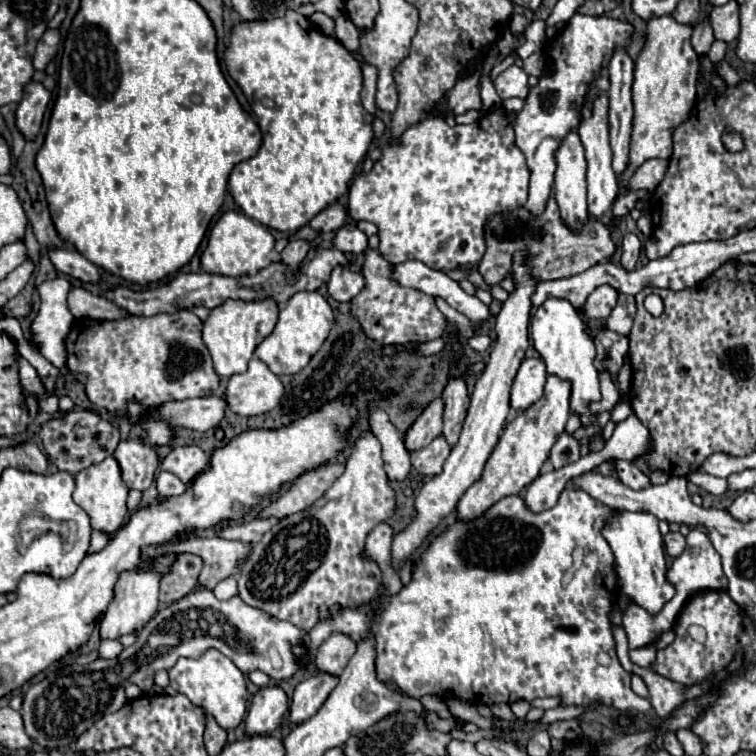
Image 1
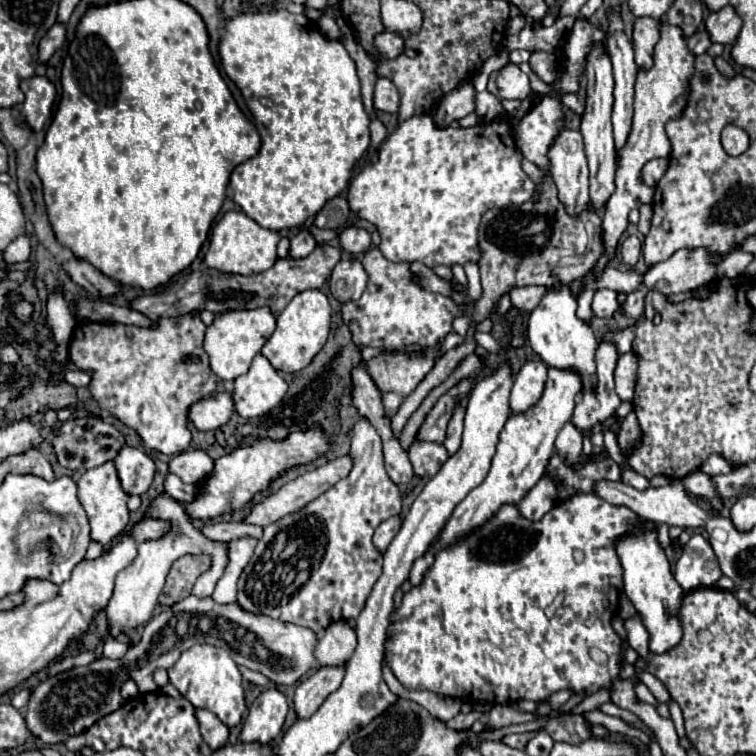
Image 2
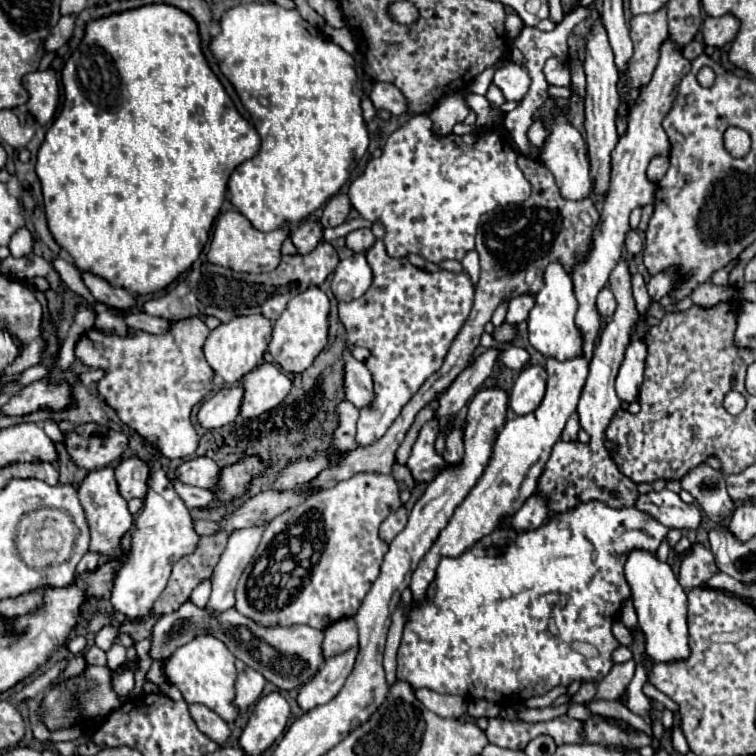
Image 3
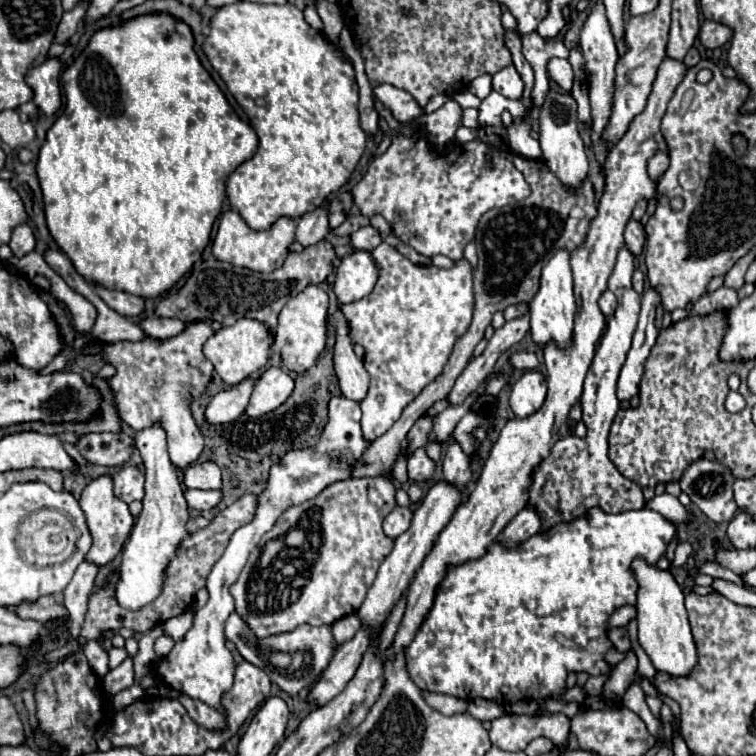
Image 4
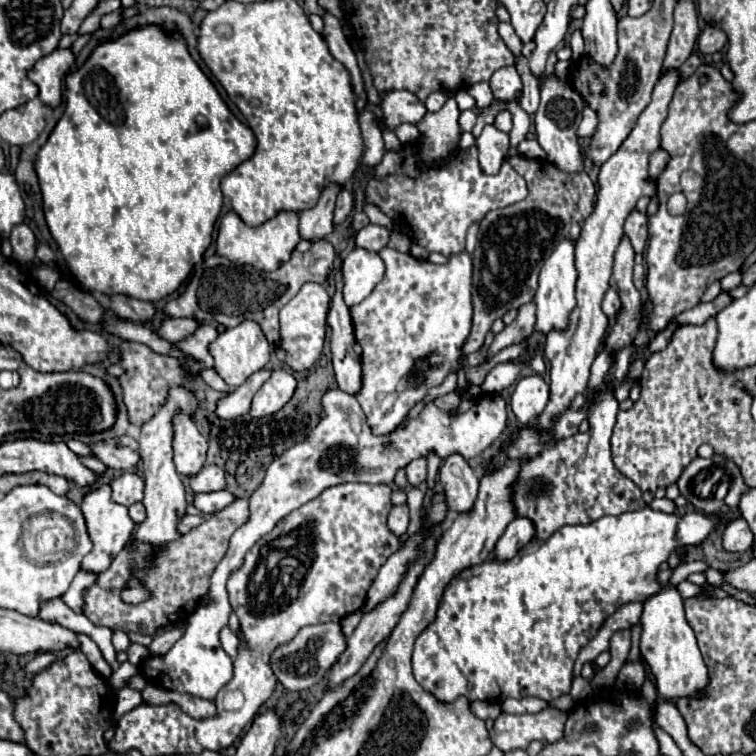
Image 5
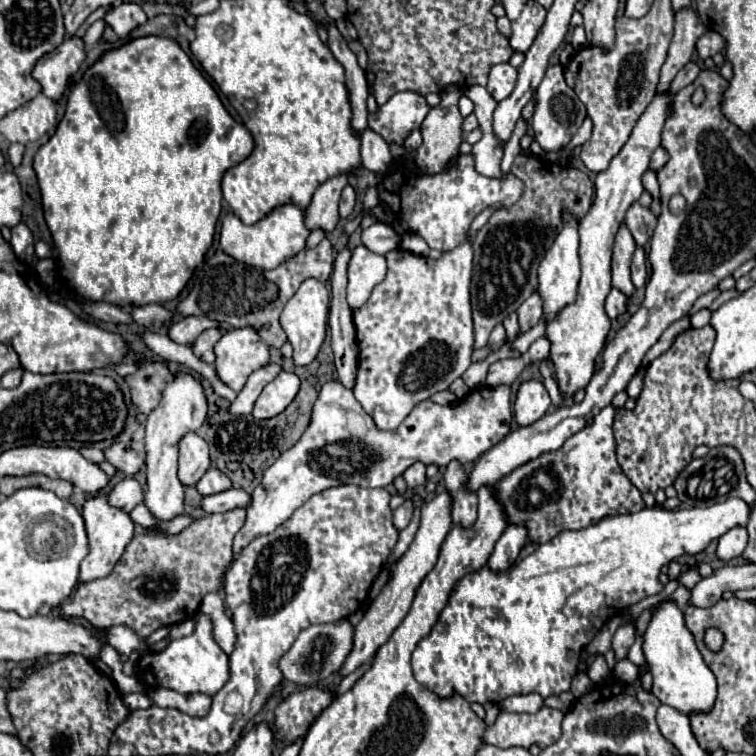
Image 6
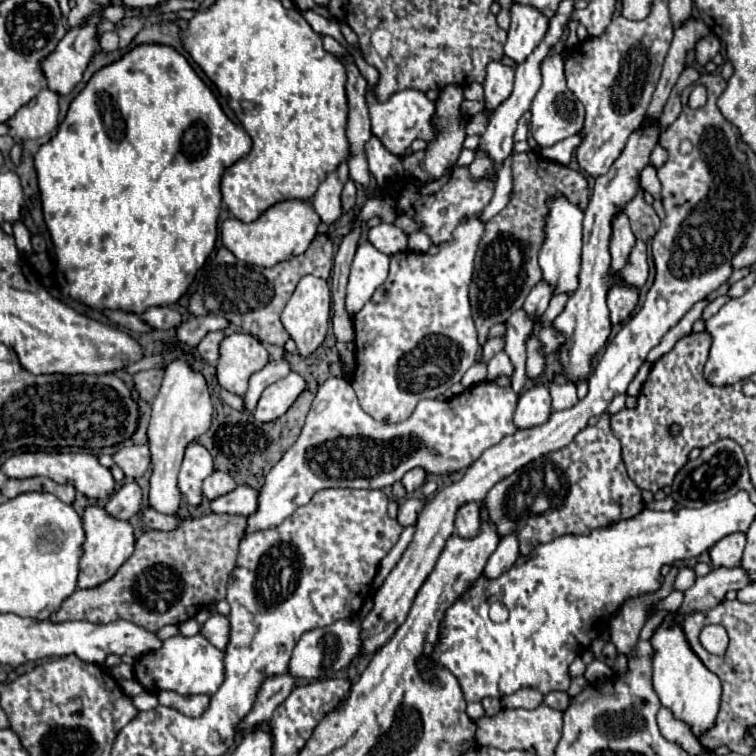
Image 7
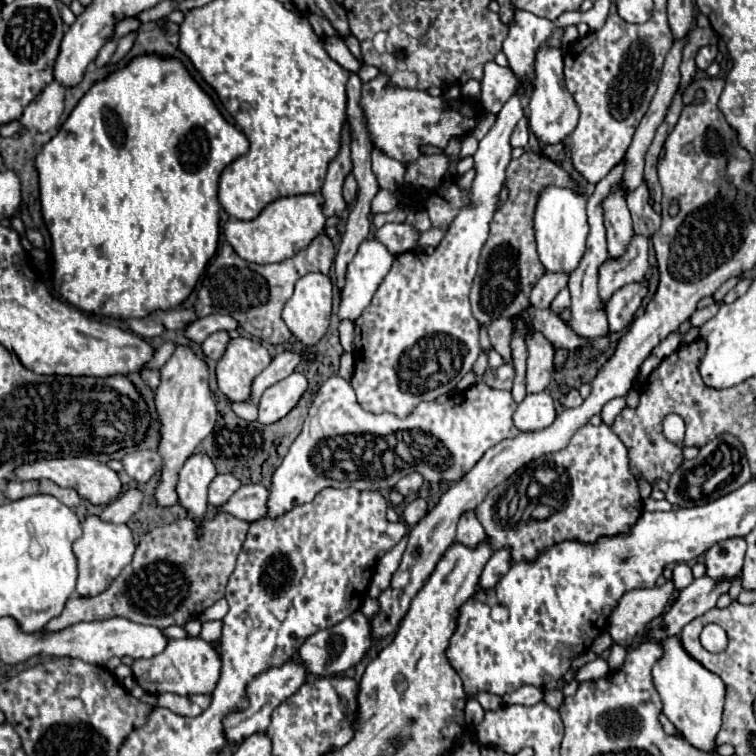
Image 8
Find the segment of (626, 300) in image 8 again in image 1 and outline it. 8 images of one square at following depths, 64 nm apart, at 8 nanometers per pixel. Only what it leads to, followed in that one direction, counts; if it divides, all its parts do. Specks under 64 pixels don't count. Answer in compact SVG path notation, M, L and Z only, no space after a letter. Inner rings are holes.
M602 284L586 298L584 314L594 320L606 320L612 308L616 306L616 300L618 300L618 292L612 286Z

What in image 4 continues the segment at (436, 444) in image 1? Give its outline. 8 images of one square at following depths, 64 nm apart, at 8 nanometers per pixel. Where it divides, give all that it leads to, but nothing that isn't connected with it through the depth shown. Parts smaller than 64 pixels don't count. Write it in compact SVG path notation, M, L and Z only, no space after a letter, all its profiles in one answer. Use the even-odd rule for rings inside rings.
M468 398L468 402L462 404L462 406L454 406L454 408L448 408L444 412L436 414L436 418L432 420L434 426L432 426L432 432L430 432L430 440L448 438L452 434L452 430L456 428L456 424L460 422L460 418L470 410L470 406L472 406L472 398ZM426 446L416 448L410 458L408 458L408 478L410 482L426 482L428 478L432 478L436 470L436 462L432 458L428 458L426 454Z

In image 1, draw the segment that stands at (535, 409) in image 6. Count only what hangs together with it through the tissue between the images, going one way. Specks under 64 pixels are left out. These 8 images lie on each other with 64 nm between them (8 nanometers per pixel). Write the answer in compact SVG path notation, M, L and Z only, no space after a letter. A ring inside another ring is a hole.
M524 358L512 386L512 396L510 396L512 408L514 410L530 408L542 396L544 384L546 384L544 362L538 358Z

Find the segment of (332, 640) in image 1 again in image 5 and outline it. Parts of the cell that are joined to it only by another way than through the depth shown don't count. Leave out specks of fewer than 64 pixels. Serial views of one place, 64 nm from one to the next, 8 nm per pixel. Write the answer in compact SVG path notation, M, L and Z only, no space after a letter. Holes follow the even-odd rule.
M358 610L358 612L348 614L346 618L342 618L342 620L340 620L340 628L342 628L342 634L344 634L346 638L354 632L354 628L356 628L356 626L358 626L358 622L360 622L360 618L362 618L362 612Z

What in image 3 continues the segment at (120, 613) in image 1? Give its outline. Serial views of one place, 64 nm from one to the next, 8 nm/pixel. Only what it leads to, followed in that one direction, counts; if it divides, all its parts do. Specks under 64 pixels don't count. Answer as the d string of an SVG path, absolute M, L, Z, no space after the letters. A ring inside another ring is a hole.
M152 458L152 476L150 476L150 490L144 500L144 508L136 518L136 534L130 544L130 556L126 558L124 566L120 568L110 604L114 612L122 612L128 618L142 618L148 614L166 586L168 572L176 558L192 554L198 548L200 536L192 526L192 518L184 502L174 494L170 486L170 478L162 470L160 462ZM206 578L202 584L199 584L191 593L190 599L196 606L206 606L208 598L210 598L210 582L212 578Z

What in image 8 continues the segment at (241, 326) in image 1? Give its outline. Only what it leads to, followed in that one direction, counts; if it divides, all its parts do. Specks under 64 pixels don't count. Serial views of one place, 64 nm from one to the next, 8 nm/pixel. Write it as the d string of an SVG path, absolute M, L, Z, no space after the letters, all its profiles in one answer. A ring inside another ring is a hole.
M232 338L224 356L218 360L216 378L220 392L232 400L242 402L250 398L250 382L270 364L268 350L252 338Z

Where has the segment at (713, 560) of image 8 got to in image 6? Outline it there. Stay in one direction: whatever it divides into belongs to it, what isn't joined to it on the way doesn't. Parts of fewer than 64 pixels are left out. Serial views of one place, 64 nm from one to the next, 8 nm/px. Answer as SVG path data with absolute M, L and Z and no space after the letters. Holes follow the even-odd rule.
M734 526L730 528L726 534L722 534L722 538L718 540L718 558L720 560L732 560L736 556L740 556L744 552L748 544L748 532L744 526Z

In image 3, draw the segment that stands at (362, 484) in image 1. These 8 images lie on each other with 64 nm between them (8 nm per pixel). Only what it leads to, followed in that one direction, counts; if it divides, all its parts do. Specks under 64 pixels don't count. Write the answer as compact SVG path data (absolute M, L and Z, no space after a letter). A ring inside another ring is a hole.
M382 240L366 252L366 260L372 268L372 286L362 298L338 306L348 342L372 352L366 368L374 378L376 398L368 408L360 410L356 424L358 446L380 440L422 382L442 366L442 358L464 326L474 302L474 286L466 272L426 272L412 266L408 258L390 258ZM358 472L350 480L338 482L336 486L310 496L302 506L280 514L262 534L260 546L266 546L266 552L270 552L266 568L260 568L260 574L256 574L256 560L260 558L256 554L240 576L236 588L236 610L264 626L306 624L318 630L324 630L340 618L352 618L372 582L378 578L380 564L386 554L388 544L378 538L378 528L382 520L400 506L400 488L390 474Z

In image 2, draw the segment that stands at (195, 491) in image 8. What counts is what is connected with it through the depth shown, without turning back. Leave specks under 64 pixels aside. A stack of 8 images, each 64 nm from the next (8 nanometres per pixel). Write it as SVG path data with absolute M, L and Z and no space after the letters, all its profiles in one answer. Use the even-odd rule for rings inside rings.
M196 312L176 318L158 318L152 326L142 328L126 324L78 322L68 344L68 356L78 370L92 374L88 384L90 394L104 410L114 414L126 426L134 428L148 448L172 456L190 448L192 436L186 422L188 406L216 390L216 374L210 370L208 354L202 348L204 330L206 326Z

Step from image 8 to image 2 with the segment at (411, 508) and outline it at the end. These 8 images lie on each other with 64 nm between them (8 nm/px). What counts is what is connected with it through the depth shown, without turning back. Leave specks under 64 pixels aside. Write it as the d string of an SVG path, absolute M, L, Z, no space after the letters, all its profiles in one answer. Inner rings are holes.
M398 516L388 518L386 522L382 522L382 524L376 528L374 536L372 536L374 548L376 548L380 554L384 554L386 548L388 548L388 544L392 542L392 538L394 538L394 534L396 534L398 530L400 530L400 518L398 518Z

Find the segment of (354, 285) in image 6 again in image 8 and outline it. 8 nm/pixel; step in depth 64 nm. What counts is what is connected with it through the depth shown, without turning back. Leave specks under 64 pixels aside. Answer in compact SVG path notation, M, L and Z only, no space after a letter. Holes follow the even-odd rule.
M364 240L348 266L346 286L342 290L340 320L354 322L362 310L370 304L376 288L388 274L394 256L376 240Z

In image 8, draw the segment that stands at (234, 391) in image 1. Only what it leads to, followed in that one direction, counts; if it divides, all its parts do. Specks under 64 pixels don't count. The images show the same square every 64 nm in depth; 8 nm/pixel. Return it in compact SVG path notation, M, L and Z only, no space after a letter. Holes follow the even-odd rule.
M292 372L288 378L270 386L260 398L258 422L272 424L284 418L296 406L296 402L306 392L306 388L308 388L308 380L300 372Z

